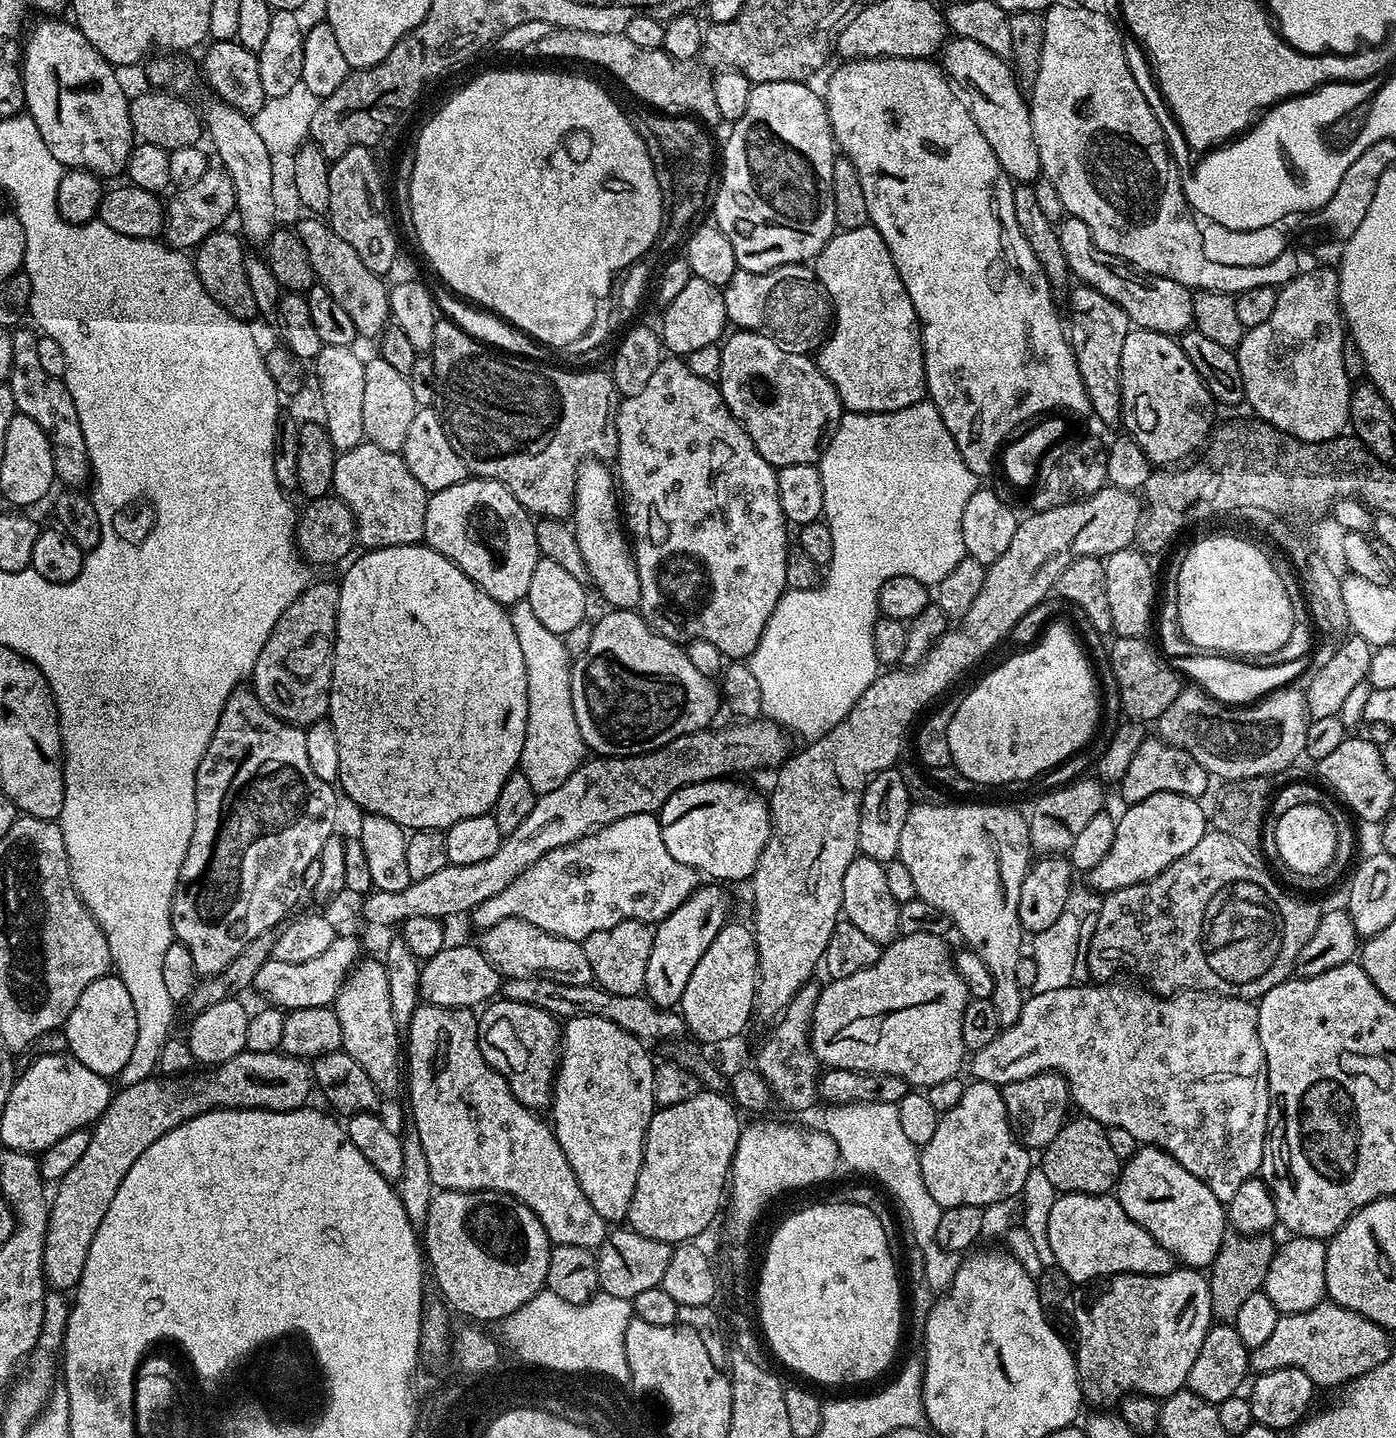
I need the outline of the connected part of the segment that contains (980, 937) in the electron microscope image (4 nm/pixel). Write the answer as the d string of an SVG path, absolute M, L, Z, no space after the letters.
M913 803L906 814L906 826L902 826L898 858L906 870L910 870L910 878L914 878L917 897L936 908L937 913L945 912L960 931L961 938L968 943L965 945L986 962L994 978L991 1001L1001 1029L1018 1022L1018 1014L1022 1014L1026 999L1018 982L1018 962L1022 955L1020 943L1026 939L1018 918L1018 894L1022 894L1022 882L1030 867L1028 820L1023 815L1020 817L1014 809L1003 808L1000 804Z

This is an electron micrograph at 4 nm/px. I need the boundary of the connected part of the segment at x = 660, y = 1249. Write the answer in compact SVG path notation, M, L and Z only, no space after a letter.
M627 1226L609 1231L596 1252L598 1266L599 1291L614 1294L614 1298L632 1300L642 1290L659 1288L662 1274L666 1274L666 1266L672 1257L673 1245L658 1242L654 1238L642 1238L642 1234L632 1231Z

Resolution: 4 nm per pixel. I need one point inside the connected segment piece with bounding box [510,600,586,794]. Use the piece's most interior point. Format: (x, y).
(554, 748)

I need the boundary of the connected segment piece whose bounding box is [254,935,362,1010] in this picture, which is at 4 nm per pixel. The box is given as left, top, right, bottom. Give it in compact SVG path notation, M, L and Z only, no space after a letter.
M337 935L336 940L330 942L330 947L318 958L309 958L306 962L268 960L258 970L254 988L268 999L265 1001L269 1005L281 1010L309 1008L310 1006L327 1008L335 1001L336 991L343 986L348 973L356 967L361 952L362 944L356 936Z

